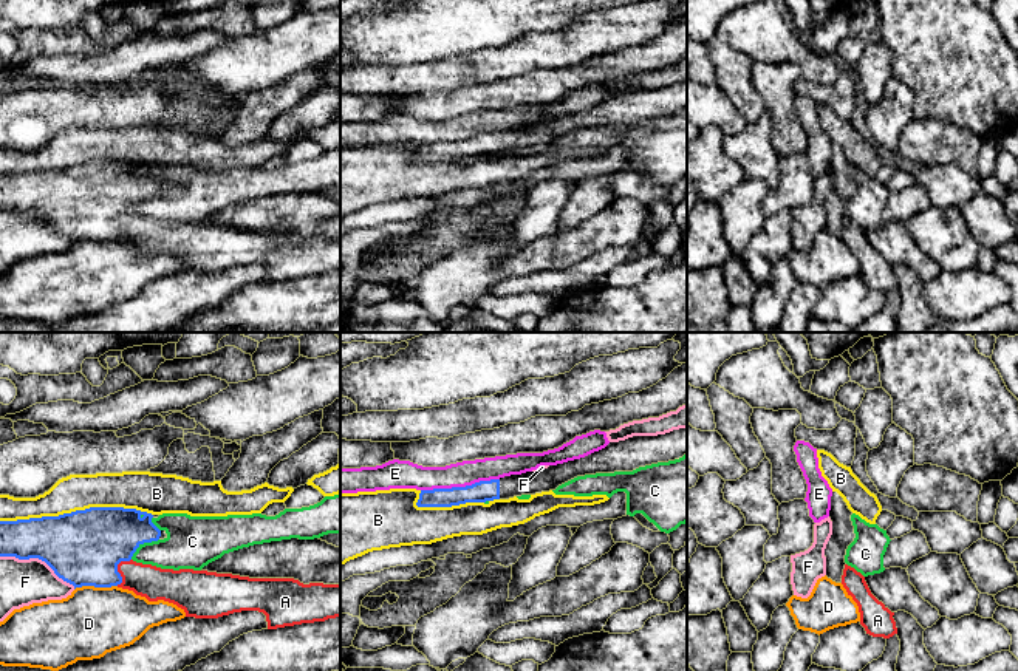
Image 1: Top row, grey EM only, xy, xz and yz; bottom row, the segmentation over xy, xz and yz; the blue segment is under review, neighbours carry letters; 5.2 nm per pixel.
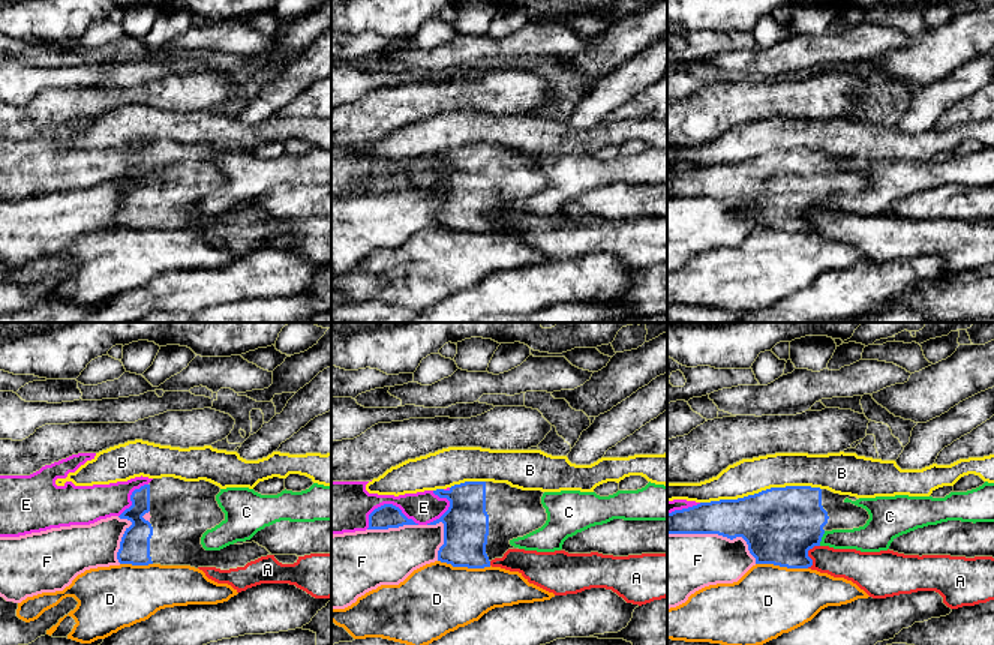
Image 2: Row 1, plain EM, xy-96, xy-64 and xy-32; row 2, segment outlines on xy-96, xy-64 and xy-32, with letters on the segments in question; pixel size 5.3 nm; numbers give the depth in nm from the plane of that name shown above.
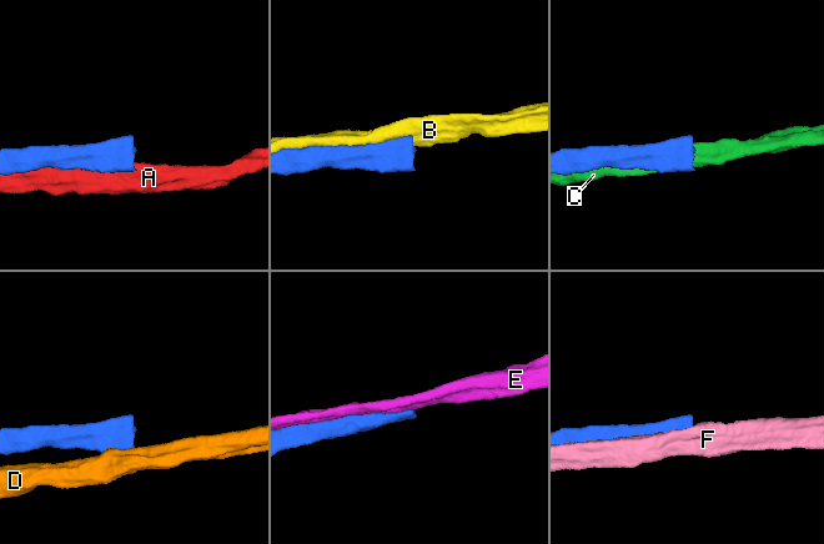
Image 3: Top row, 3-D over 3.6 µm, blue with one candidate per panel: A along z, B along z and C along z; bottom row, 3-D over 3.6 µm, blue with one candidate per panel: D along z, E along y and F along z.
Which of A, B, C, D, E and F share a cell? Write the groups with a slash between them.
A / B / C / D / E / F

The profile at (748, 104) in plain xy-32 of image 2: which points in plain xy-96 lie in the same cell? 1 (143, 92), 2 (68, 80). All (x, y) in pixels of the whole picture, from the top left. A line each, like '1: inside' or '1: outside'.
1: inside
2: outside

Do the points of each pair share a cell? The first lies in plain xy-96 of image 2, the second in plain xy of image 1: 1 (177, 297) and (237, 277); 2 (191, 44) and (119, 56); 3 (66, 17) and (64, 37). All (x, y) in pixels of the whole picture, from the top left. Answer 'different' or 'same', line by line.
1: same
2: same
3: different

